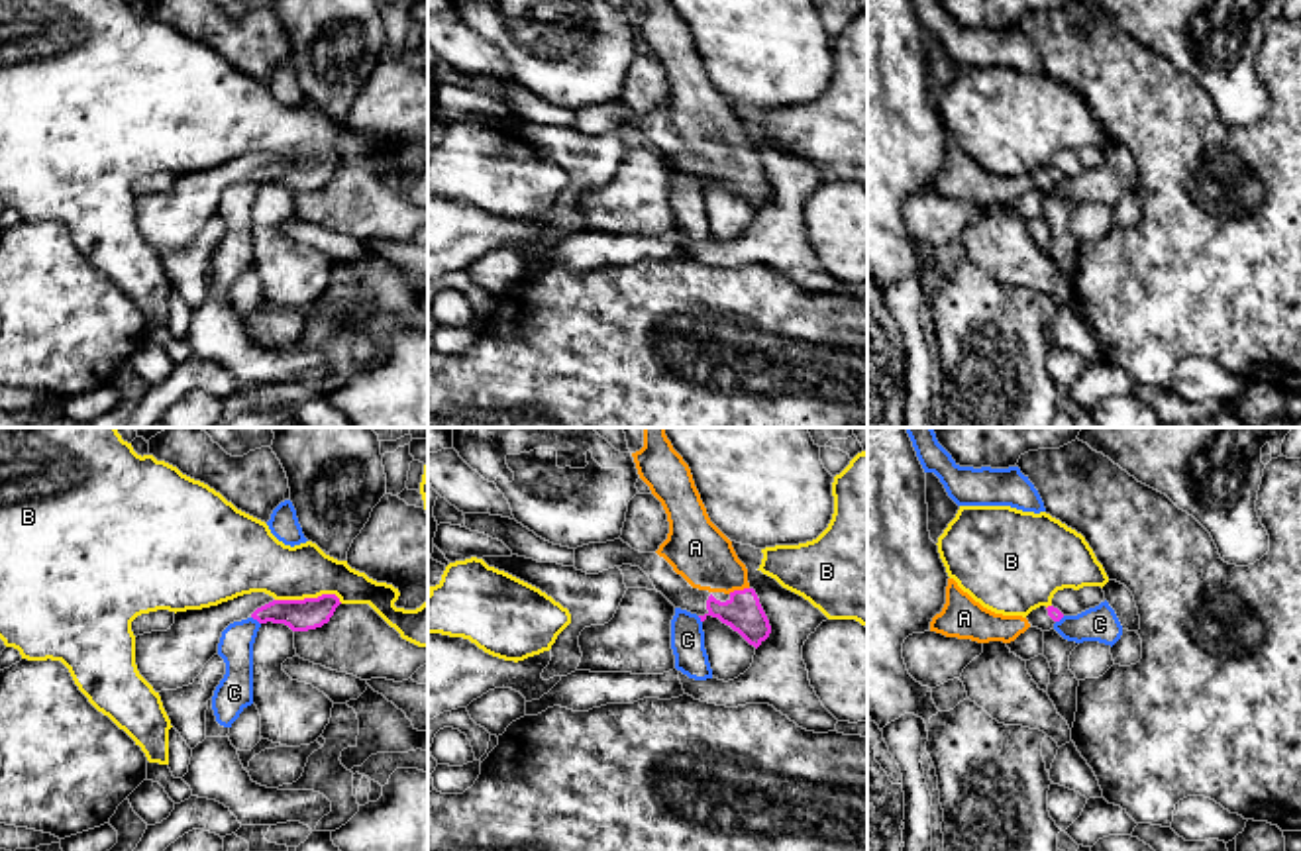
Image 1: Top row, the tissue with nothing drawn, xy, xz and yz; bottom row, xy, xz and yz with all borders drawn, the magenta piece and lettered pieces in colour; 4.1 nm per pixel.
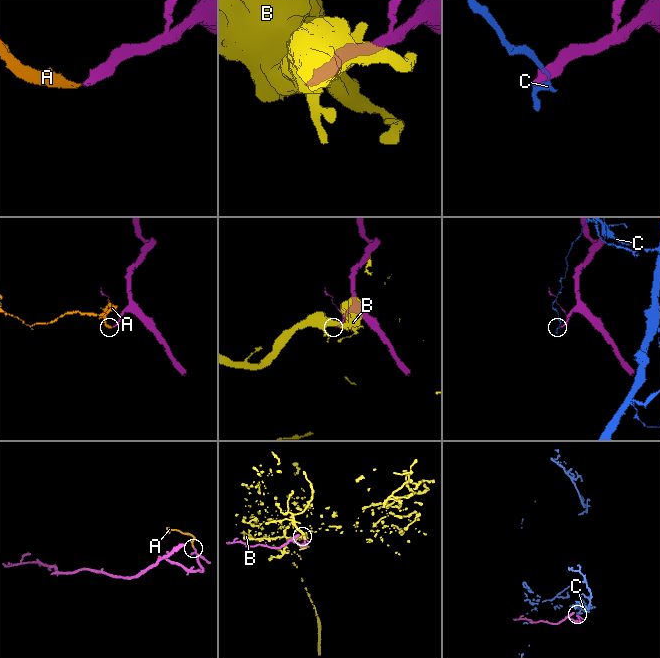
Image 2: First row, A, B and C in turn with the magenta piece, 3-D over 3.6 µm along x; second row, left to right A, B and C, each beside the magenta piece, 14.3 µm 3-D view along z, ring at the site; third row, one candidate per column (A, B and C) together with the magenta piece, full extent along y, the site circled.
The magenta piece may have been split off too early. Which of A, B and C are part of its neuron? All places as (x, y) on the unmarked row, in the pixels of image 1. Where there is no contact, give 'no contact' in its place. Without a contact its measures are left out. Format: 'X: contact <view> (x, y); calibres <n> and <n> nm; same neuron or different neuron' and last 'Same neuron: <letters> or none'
A: contact xz (738, 151); calibres 160 and 240 nm; same neuron
B: contact xy (309, 159); calibres 130 and 240 nm; different neuron
C: contact xy (256, 179); calibres 130 and 140 nm; different neuron
Same neuron: A

